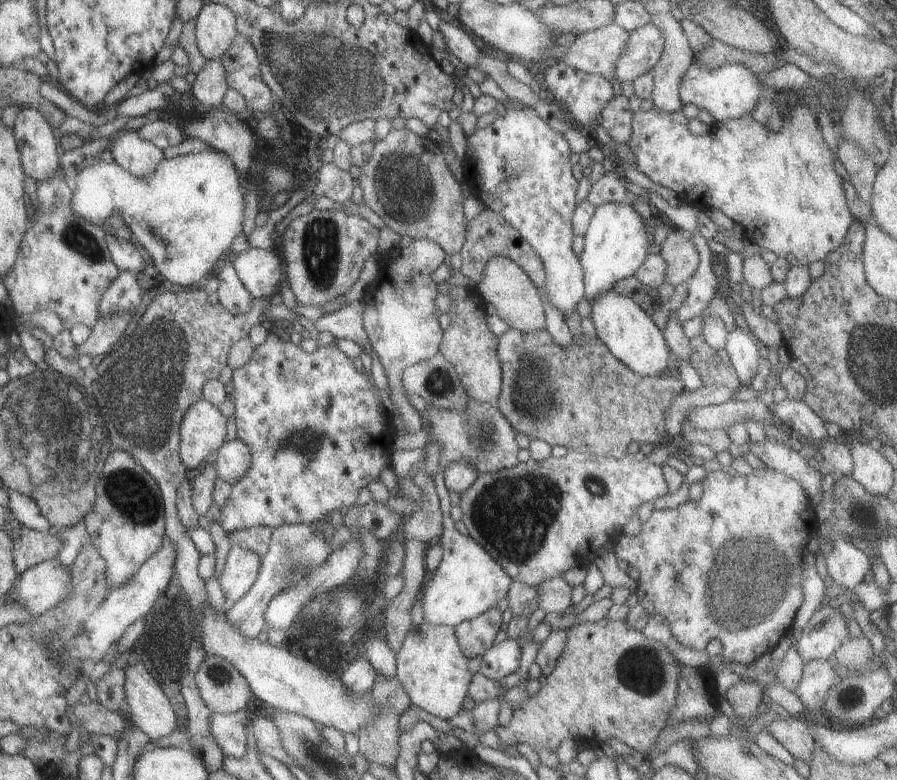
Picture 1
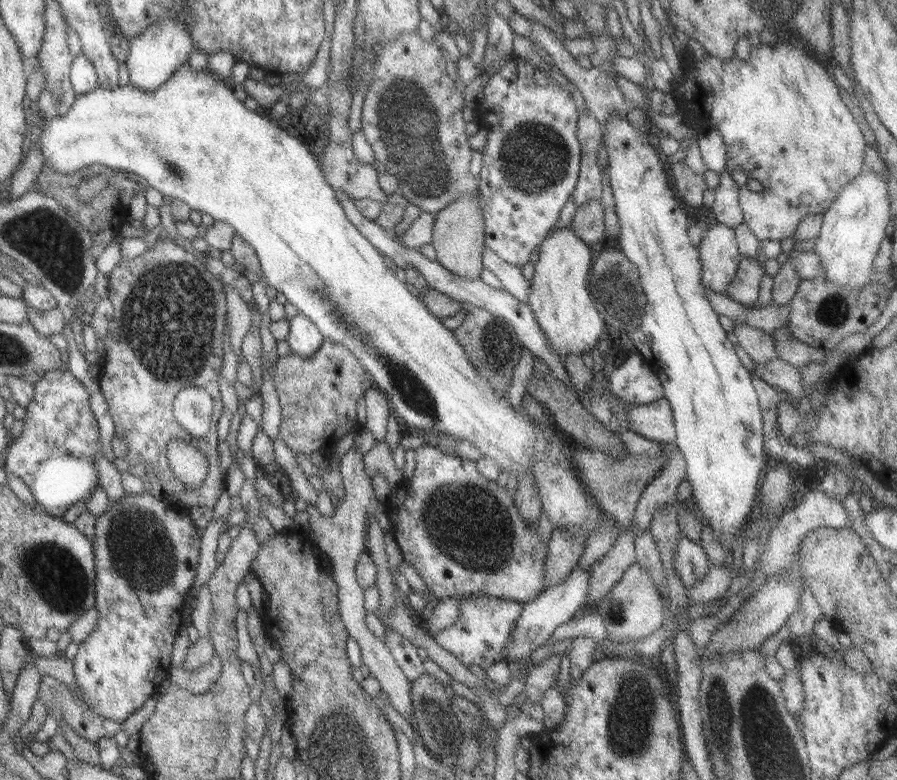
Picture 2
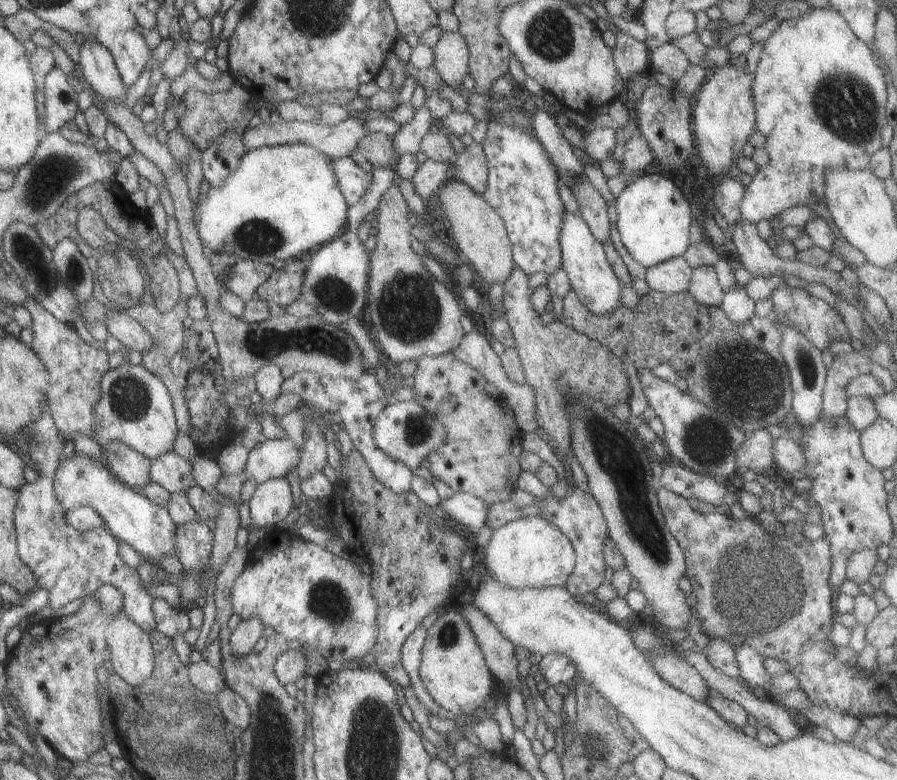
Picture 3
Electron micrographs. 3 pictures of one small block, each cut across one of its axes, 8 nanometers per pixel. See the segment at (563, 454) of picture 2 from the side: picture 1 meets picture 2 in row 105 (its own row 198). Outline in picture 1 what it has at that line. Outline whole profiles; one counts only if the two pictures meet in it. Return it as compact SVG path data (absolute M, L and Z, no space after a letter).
M219 151L183 154L174 158L163 158L161 162L155 166L155 170L151 172L151 176L147 176L147 178L135 178L135 176L131 176L129 172L125 172L123 168L119 168L115 162L105 163L105 161L101 161L97 162L97 164L93 164L93 166L83 168L83 170L80 170L74 176L75 188L71 194L69 208L73 210L73 214L77 214L77 216L81 216L83 220L87 220L87 222L91 222L91 224L100 227L111 214L117 214L130 230L130 234L133 234L135 242L137 242L141 248L145 248L147 256L151 258L151 264L155 266L155 270L157 270L165 280L169 280L171 284L177 284L177 286L191 286L191 284L197 283L198 280L201 280L201 278L205 277L207 274L213 274L213 265L224 252L229 251L233 238L241 232L241 222L243 222L243 211L245 210L245 192L247 192L247 184L249 184L249 181L249 176L240 178L235 170L235 166L233 166L233 162Z

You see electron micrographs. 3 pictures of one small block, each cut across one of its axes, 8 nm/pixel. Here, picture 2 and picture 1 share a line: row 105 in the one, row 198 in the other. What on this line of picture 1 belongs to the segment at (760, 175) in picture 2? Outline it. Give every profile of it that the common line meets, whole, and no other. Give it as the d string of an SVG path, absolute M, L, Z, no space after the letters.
M795 96L785 108L782 106L781 117L783 125L777 132L761 128L749 114L727 119L717 125L717 130L708 130L700 136L689 133L688 120L681 111L661 112L652 106L646 111L638 109L632 113L627 140L627 146L635 156L631 167L647 176L653 184L665 186L679 196L691 190L691 194L695 194L695 204L721 210L733 223L741 224L745 234L763 250L774 252L790 266L807 267L811 262L822 261L841 244L854 218L847 210L845 192L841 188L843 179L831 168L835 155L823 140L815 115L809 112L803 98Z

